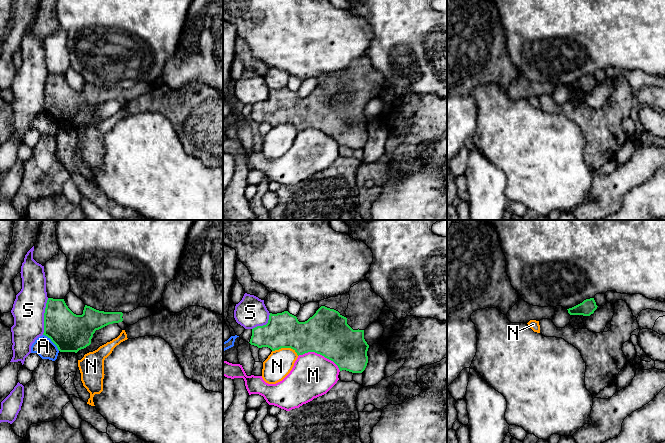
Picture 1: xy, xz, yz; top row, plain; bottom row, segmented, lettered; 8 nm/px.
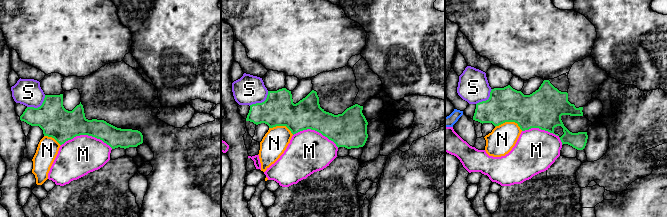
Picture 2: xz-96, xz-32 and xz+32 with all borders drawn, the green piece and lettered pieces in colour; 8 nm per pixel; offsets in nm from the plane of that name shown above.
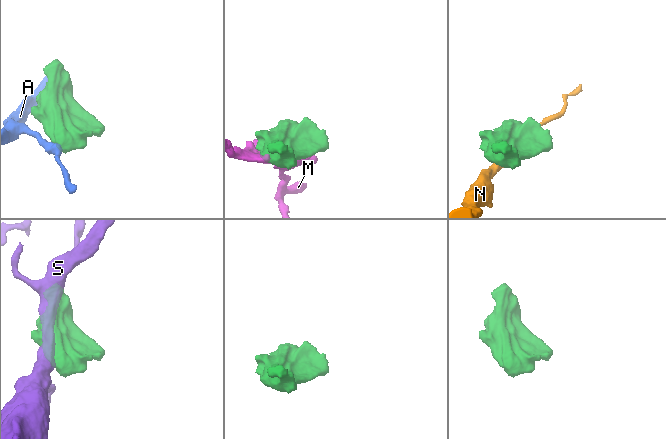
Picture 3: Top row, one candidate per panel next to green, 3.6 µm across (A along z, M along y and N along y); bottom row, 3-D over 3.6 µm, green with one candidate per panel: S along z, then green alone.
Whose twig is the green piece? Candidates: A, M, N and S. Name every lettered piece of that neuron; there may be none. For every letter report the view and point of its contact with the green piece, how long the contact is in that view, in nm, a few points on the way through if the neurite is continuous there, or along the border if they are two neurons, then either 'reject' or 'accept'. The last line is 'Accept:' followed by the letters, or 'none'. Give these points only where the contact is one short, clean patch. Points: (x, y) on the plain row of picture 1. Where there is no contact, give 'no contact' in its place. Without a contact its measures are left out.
A: meets green in xy at (51, 116); contact 190 nm long; border along xy (43, 110), (59, 126); reject
M: meets green in xz at (320, 130); contact 360 nm long; reject
N: meets green in xz at (285, 123); contact 220 nm long; reject
S: meets green in xy at (44, 92); contact 300 nm long; reject
Accept: none

